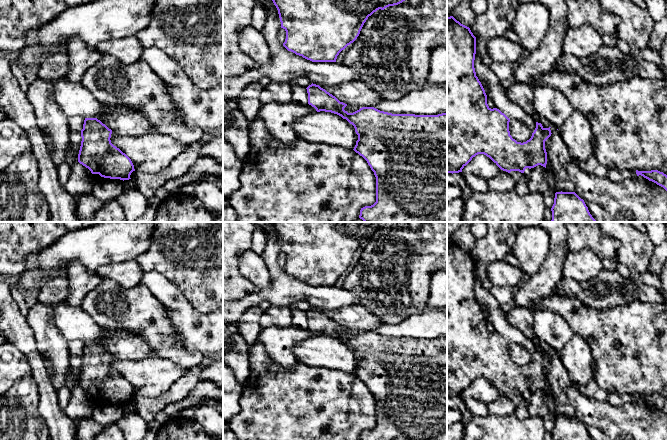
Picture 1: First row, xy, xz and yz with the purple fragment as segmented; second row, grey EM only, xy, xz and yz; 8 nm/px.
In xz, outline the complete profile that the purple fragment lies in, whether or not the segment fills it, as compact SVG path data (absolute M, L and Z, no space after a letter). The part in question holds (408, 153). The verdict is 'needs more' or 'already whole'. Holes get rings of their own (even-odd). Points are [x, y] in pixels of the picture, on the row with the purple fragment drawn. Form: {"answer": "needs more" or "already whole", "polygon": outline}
{"answer": "already whole", "polygon": "M312 83L306 89L308 104L314 107L317 112L325 111L337 114L354 126L358 140L353 150L367 161L374 172L376 177L376 202L371 206L361 208L360 219L364 222L447 222L447 112L438 115L392 114L374 107L362 107L353 113L348 113L344 110L347 104L340 102L319 85Z"}

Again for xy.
{"answer": "already whole", "polygon": "M85 118L78 162L92 174L129 180L135 171L134 165L125 153L111 143L111 134L112 130L97 118Z"}

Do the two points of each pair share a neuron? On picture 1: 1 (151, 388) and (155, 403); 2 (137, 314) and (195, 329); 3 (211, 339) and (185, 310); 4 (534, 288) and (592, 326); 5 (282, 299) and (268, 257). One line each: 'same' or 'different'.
1: different
2: different
3: same
4: different
5: same

